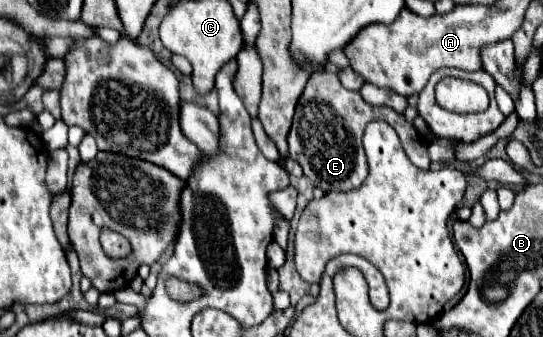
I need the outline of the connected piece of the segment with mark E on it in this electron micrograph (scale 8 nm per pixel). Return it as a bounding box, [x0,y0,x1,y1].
[288,72,430,192]

